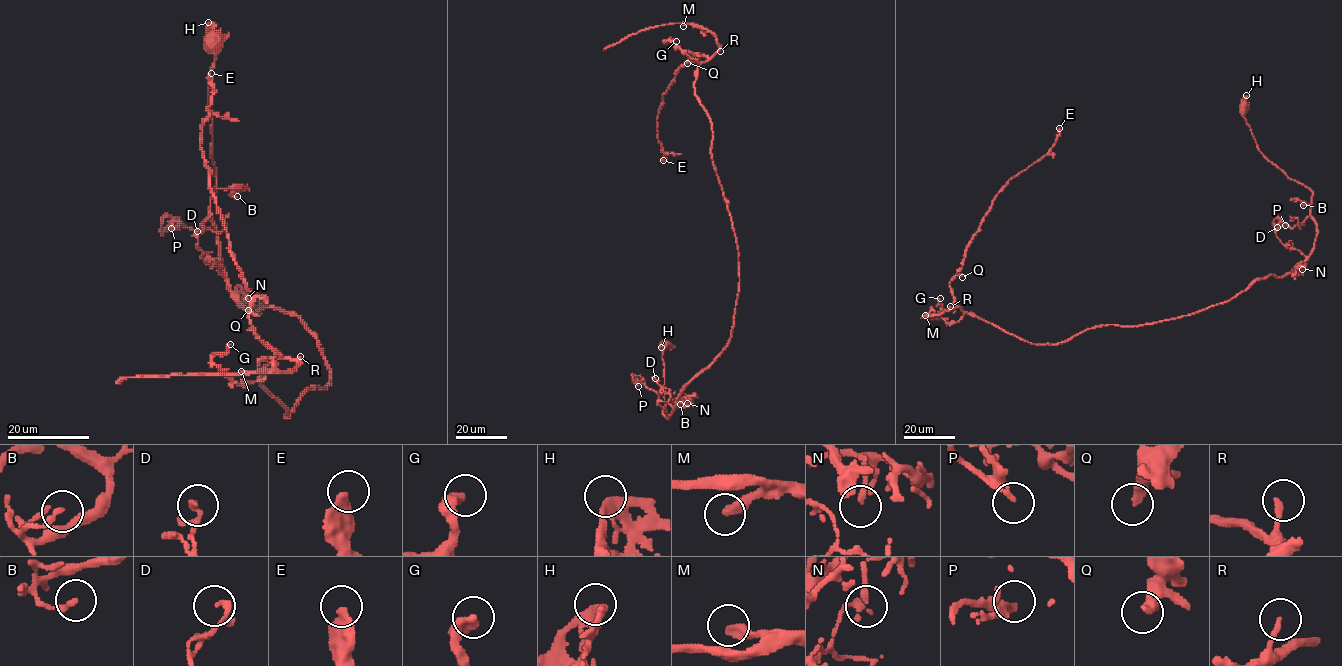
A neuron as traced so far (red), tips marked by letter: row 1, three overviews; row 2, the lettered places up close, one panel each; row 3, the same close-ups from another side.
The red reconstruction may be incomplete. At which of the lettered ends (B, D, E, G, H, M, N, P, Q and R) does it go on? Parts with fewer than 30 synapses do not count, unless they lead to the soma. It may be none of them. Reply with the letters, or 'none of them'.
none of them

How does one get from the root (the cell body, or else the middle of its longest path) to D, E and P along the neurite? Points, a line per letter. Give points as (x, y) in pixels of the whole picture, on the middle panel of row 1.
D: (665, 344), (661, 358), (667, 413), (663, 413), (668, 418), (673, 409), (669, 403), (670, 396), (655, 378)
E: (665, 344), (668, 418), (727, 345), (739, 282), (695, 92), (707, 59), (689, 50), (658, 116), (663, 160)
P: (665, 344), (661, 358), (667, 413), (658, 402), (658, 395), (632, 374), (632, 381), (638, 386)

